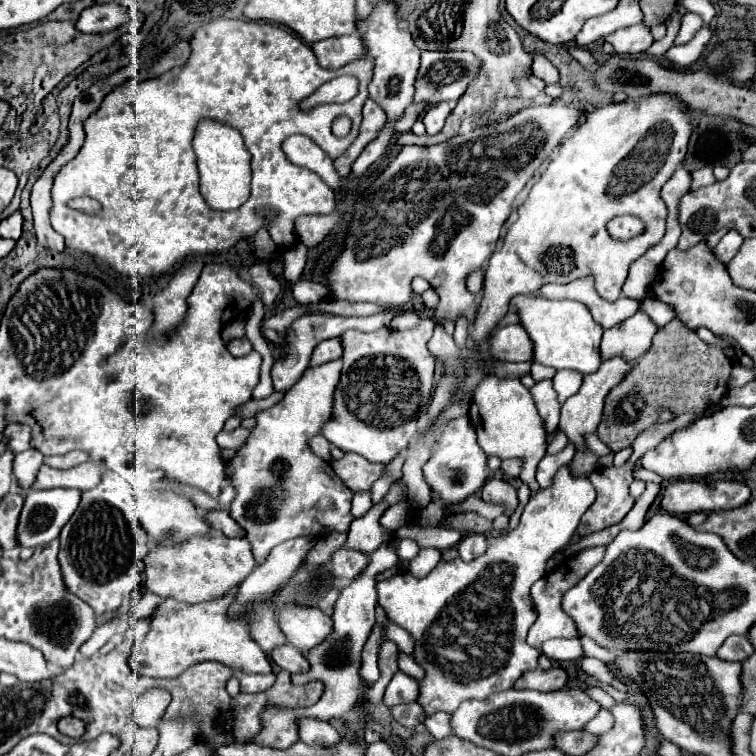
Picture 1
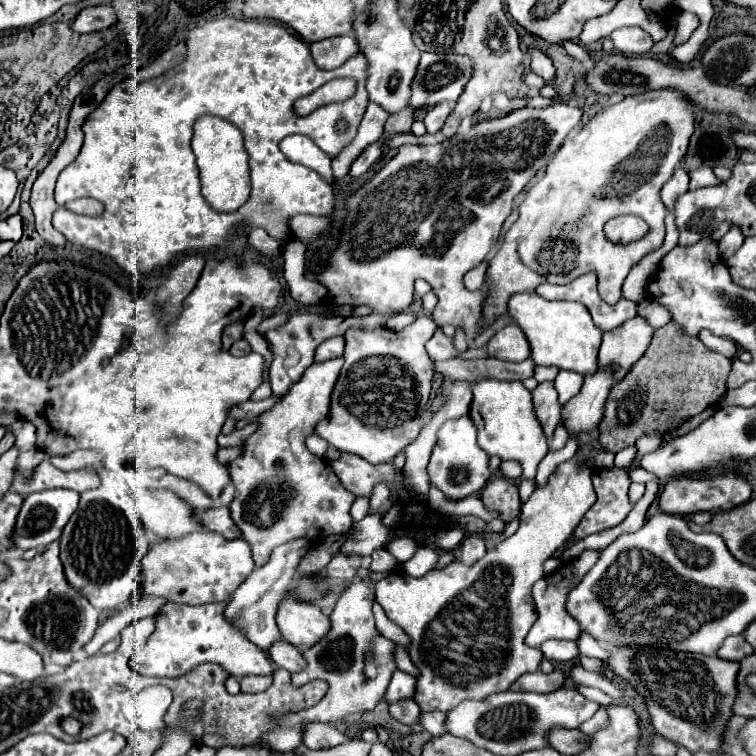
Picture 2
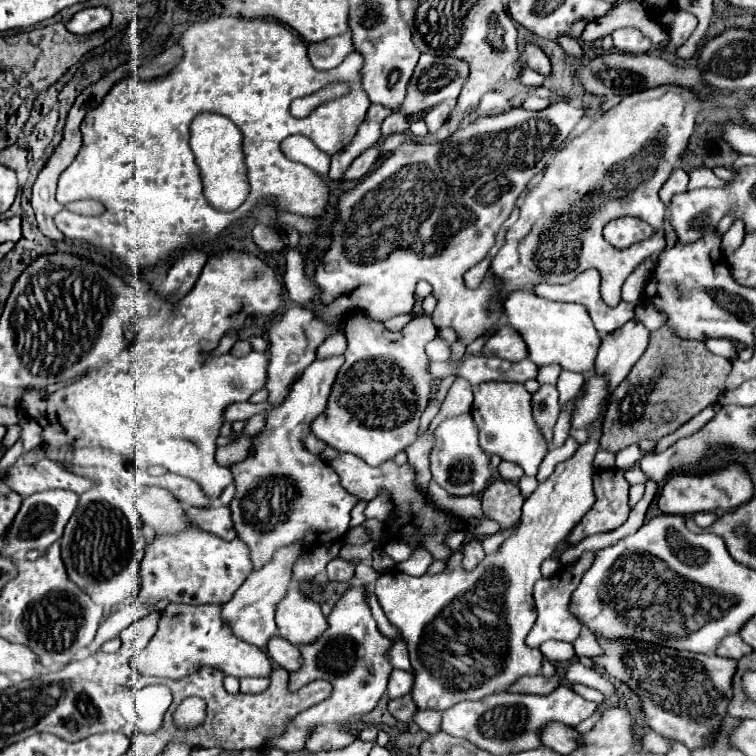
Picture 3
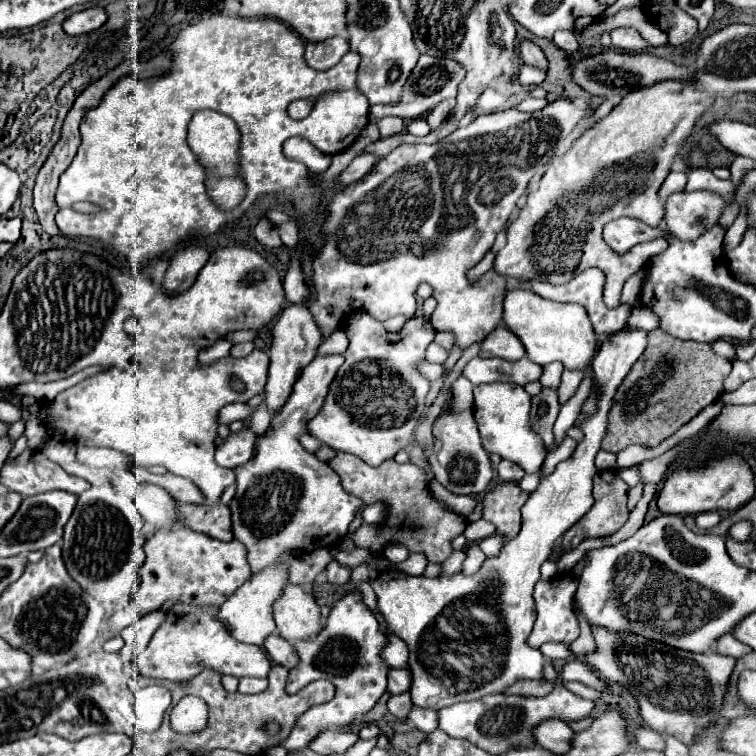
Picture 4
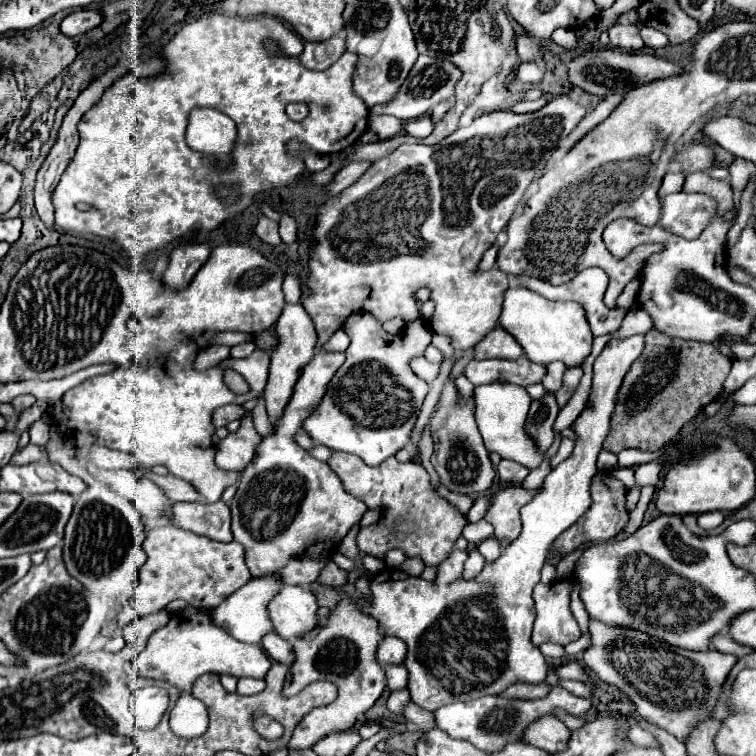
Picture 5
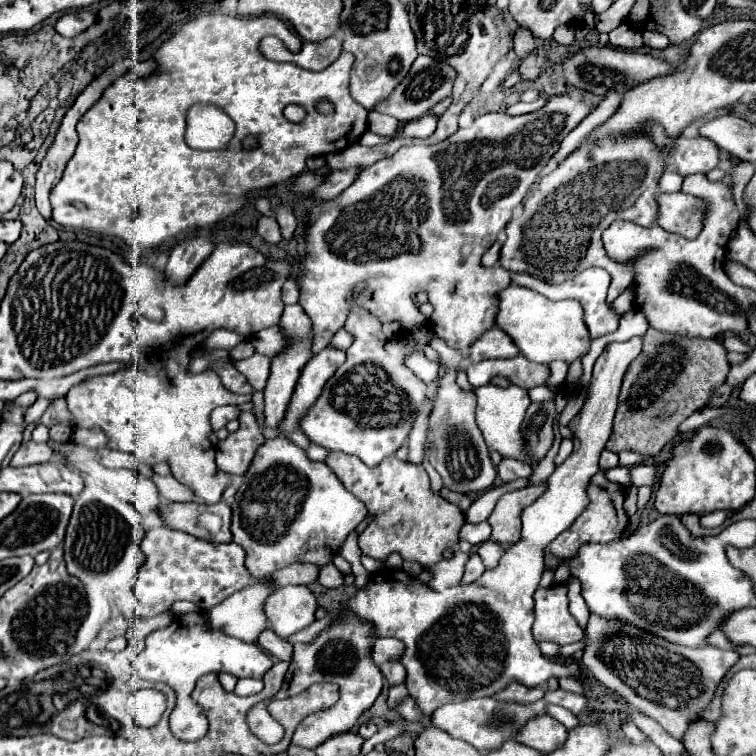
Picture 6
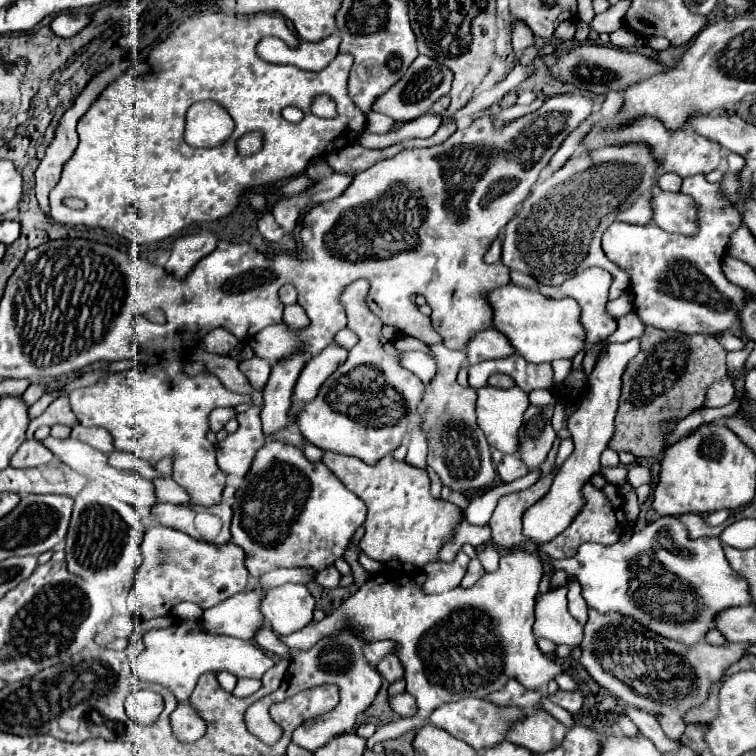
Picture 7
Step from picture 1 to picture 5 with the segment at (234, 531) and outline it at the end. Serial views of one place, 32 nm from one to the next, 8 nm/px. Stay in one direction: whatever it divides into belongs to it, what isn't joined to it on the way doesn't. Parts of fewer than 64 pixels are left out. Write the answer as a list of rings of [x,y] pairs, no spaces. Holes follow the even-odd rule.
[[[220,500],[216,504],[176,504],[172,508],[172,522],[176,526],[182,526],[194,534],[202,534],[202,536],[210,536],[212,540],[218,542],[230,542],[232,540],[232,532],[230,532],[230,508]],[[206,514],[216,514],[220,516],[222,524],[220,528],[212,526],[206,520]]]

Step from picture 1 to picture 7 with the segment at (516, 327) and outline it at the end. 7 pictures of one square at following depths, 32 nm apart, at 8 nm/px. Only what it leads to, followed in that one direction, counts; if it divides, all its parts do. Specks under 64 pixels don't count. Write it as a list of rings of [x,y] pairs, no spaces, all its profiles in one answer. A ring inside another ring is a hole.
[[[488,328],[470,340],[468,362],[478,364],[488,358],[506,358],[506,356],[512,356],[514,352],[516,352],[514,346],[502,332],[498,332],[496,328]]]

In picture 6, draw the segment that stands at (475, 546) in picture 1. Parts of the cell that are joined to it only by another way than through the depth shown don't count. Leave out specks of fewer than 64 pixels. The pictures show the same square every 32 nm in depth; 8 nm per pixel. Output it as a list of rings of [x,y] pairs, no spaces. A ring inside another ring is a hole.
[[[472,552],[470,554],[470,560],[466,562],[466,572],[464,572],[464,578],[462,578],[462,582],[464,584],[470,584],[470,582],[474,582],[480,574],[484,572],[484,564],[482,564],[482,558],[476,554],[476,552]]]

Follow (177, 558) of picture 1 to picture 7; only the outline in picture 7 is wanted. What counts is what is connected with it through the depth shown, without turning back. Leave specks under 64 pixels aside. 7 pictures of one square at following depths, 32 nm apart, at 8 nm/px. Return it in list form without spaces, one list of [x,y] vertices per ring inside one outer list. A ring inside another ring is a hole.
[[[168,526],[146,530],[142,556],[144,560],[136,572],[136,584],[128,596],[128,610],[134,614],[134,618],[150,620],[170,614],[178,602],[194,602],[202,610],[208,610],[244,590],[250,578],[244,566],[244,550],[240,546],[214,546]]]

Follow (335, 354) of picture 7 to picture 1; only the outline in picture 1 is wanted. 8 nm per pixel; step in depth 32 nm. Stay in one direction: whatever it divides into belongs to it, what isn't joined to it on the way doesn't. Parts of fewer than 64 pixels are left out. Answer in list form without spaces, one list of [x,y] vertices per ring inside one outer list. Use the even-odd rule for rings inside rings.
[[[342,360],[308,368],[280,404],[256,412],[256,428],[246,446],[242,446],[230,462],[230,482],[236,488],[230,516],[246,530],[246,538],[252,544],[252,554],[258,564],[284,540],[306,534],[320,538],[328,532],[348,532],[350,522],[354,520],[350,512],[352,490],[344,488],[344,482],[340,482],[332,466],[308,446],[308,440],[320,434],[322,426],[332,418],[340,370]]]

